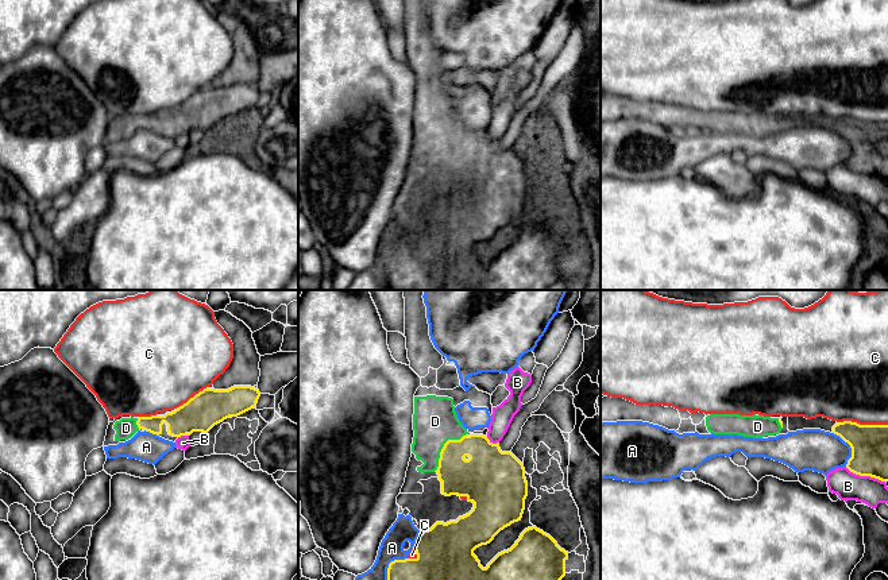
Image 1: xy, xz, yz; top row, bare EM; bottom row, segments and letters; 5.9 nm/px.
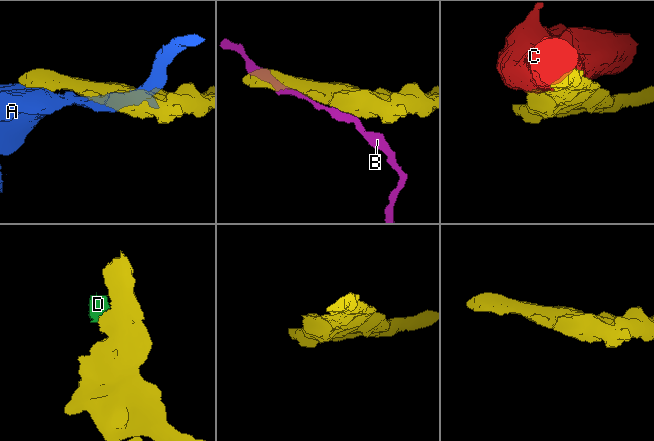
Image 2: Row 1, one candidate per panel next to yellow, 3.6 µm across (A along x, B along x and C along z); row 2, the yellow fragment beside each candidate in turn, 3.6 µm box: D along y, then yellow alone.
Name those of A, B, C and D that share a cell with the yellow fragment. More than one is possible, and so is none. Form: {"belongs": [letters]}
{"belongs": ["D"]}

